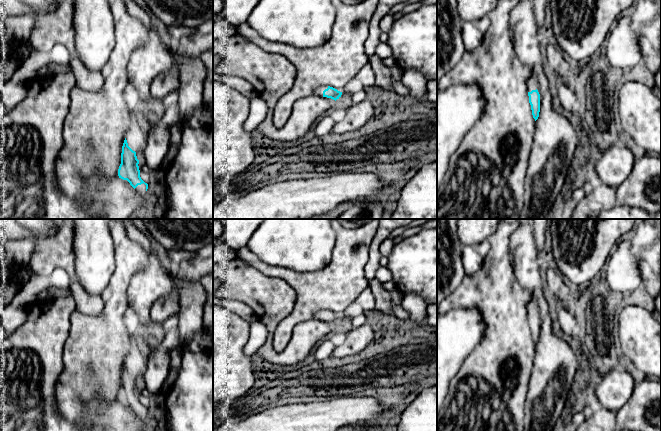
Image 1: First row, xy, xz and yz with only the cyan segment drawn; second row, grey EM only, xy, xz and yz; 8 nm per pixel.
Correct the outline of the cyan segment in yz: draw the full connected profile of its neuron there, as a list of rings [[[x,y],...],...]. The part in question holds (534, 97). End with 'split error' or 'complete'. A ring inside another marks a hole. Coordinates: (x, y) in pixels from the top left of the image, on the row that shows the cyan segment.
[[[530,77],[527,79],[527,88],[532,115],[536,121],[539,117],[540,112],[540,94],[537,90],[537,82],[534,77]]]; split error

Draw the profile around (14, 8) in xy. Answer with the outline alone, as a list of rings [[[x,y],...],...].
[[[0,0],[0,17],[47,13],[56,7],[57,0]]]

